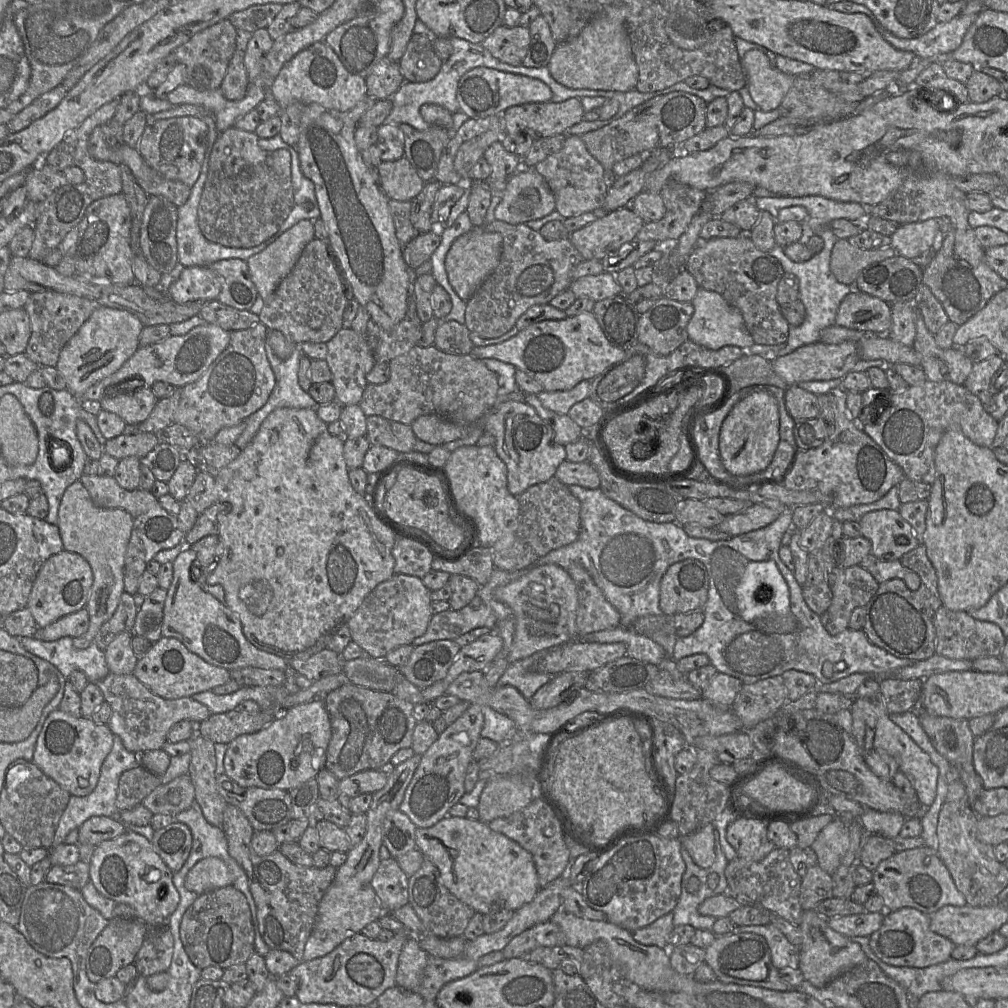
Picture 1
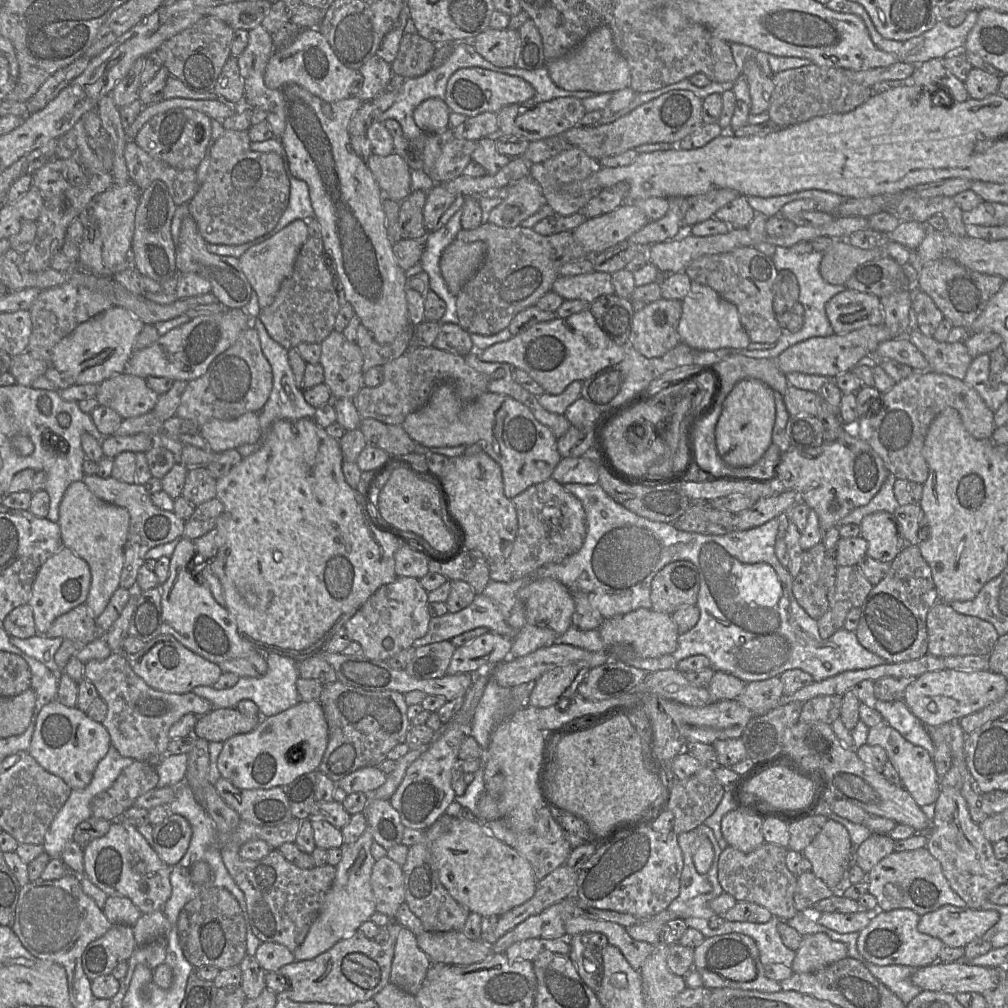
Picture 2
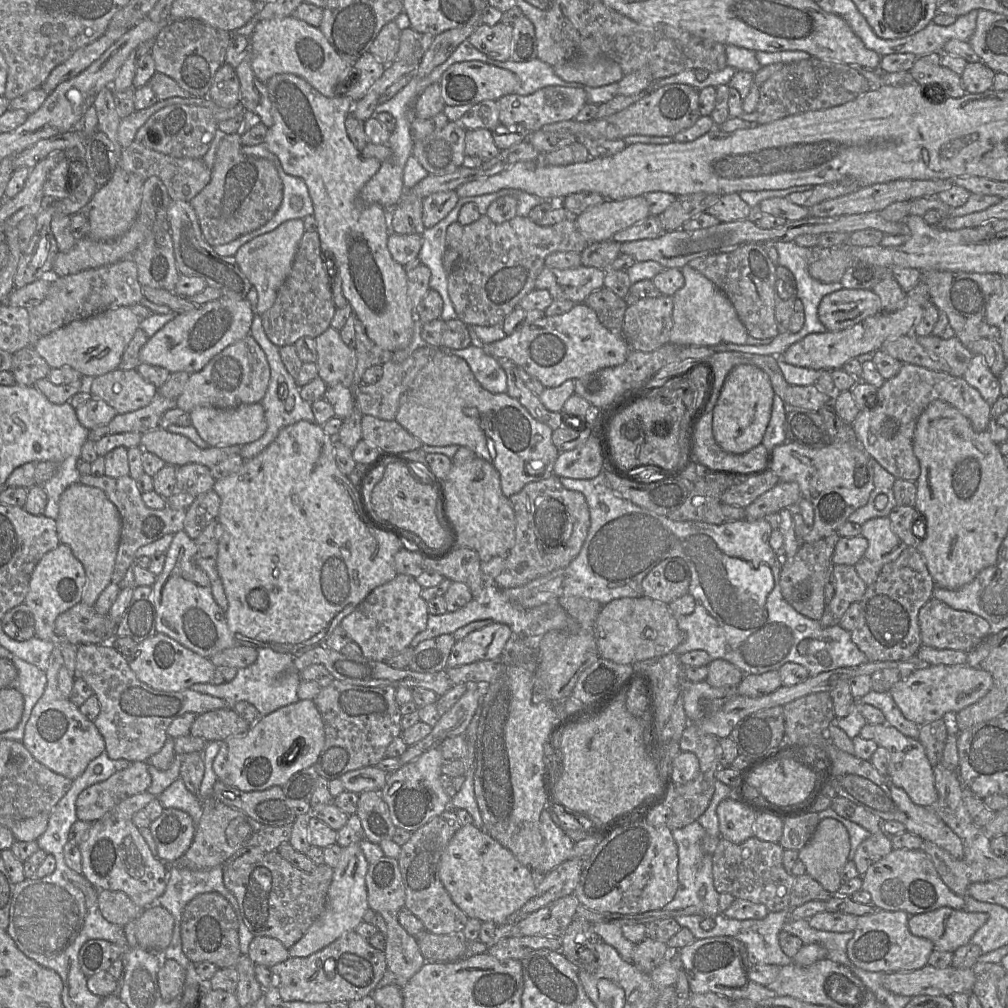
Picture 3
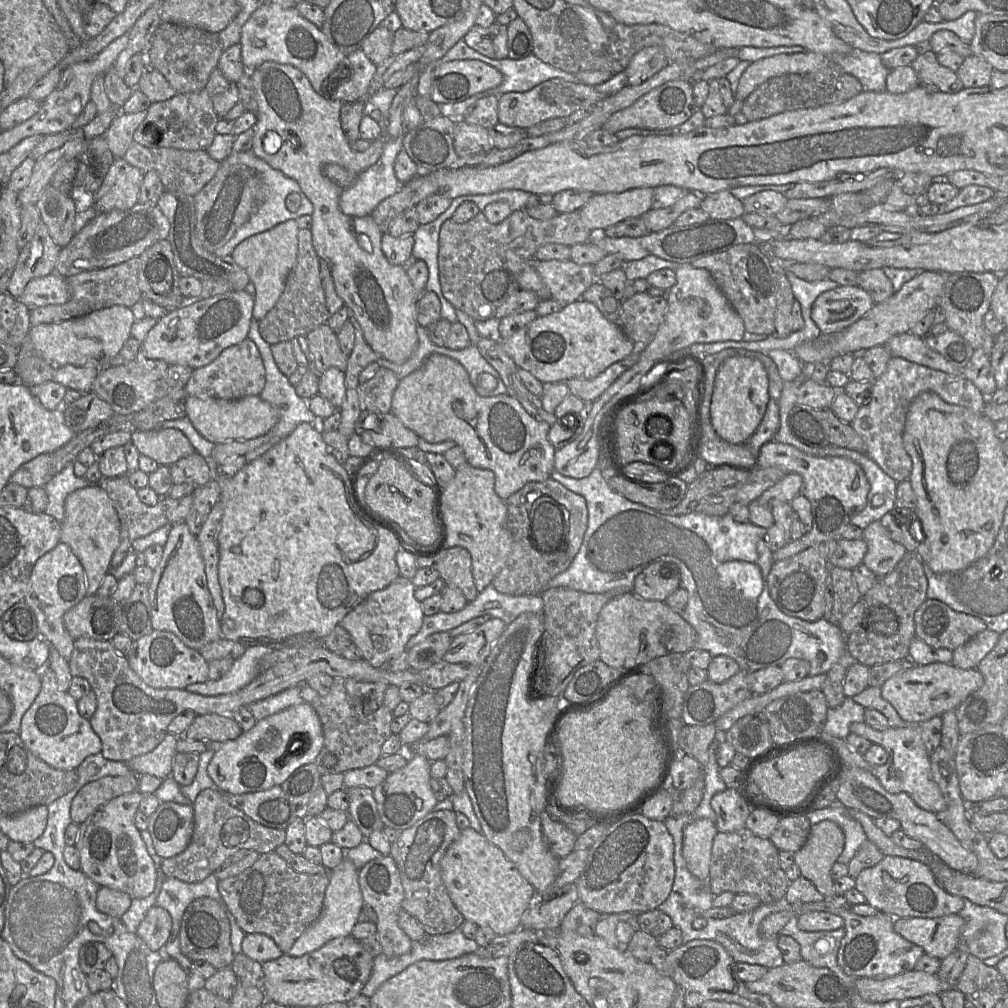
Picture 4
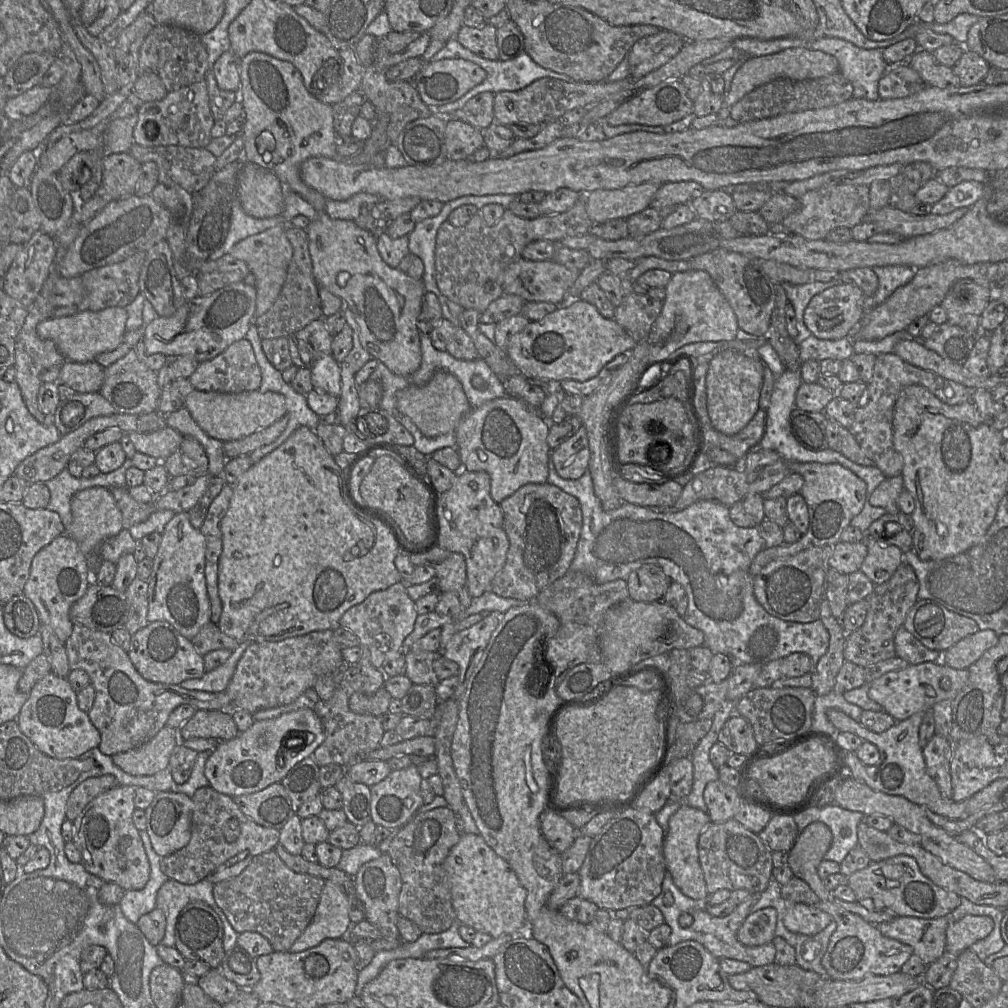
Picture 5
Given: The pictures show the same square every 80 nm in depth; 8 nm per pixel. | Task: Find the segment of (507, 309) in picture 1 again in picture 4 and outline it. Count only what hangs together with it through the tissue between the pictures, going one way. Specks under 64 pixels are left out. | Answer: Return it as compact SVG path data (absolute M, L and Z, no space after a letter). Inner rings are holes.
M516 210L498 224L491 224L481 211L463 224L448 219L439 233L438 269L442 294L455 309L465 312L474 321L488 320L494 317L500 305L519 290L519 275L527 262L534 259L540 246L553 243L572 247L588 242L591 237L592 231L582 222L579 211L557 214L549 220L540 221L529 217L524 210Z

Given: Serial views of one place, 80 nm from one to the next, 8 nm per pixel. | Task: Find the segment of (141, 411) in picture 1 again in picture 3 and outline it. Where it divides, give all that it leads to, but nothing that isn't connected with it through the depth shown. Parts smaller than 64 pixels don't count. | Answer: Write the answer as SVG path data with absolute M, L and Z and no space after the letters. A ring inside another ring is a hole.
M117 368L87 379L86 391L92 397L102 399L118 414L125 414L149 405L157 395L158 388L146 381L137 369Z

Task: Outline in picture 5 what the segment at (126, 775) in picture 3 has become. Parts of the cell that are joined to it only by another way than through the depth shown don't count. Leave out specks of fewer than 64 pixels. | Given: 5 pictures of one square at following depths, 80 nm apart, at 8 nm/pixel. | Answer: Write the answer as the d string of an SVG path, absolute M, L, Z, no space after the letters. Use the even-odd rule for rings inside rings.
M113 775L98 776L83 781L69 796L66 805L67 819L73 822L94 798L118 786L120 783Z

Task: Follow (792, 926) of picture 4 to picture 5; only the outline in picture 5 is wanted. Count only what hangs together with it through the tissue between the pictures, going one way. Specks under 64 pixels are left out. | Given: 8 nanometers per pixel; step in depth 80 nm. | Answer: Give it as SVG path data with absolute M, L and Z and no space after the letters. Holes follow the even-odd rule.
M778 913L775 935L785 939L795 948L798 966L826 976L826 971L822 966L822 957L835 930L836 922L833 920L825 929L815 935L796 934L785 927L783 913Z

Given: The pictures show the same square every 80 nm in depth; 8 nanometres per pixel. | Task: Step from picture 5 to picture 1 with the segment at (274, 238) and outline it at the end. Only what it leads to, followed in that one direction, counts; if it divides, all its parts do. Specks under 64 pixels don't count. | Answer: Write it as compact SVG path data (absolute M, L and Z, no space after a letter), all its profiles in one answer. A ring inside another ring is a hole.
M301 220L246 262L258 295L266 300L290 273L306 245L315 238L311 220Z

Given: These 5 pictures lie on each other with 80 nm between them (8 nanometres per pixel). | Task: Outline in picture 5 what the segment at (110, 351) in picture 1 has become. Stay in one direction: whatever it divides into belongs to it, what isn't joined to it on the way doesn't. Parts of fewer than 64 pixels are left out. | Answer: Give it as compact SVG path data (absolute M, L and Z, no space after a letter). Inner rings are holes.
M108 307L99 311L82 311L74 315L49 318L40 322L36 331L40 338L52 340L66 361L87 363L101 353L116 349L124 340L127 311L124 307Z

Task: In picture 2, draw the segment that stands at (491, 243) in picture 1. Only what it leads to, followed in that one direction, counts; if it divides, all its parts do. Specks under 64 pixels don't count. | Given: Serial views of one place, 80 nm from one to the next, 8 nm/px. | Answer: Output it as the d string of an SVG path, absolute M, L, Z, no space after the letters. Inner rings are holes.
M455 239L440 257L440 270L451 294L457 296L464 284L481 267L487 251L482 241Z

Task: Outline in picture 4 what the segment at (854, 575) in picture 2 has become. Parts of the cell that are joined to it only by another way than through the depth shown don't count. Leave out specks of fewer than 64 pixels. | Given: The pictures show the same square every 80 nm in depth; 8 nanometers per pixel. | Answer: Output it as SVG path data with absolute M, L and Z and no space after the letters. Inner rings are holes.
M833 566L831 575L831 592L833 596L831 623L839 624L848 611L861 600L852 570Z

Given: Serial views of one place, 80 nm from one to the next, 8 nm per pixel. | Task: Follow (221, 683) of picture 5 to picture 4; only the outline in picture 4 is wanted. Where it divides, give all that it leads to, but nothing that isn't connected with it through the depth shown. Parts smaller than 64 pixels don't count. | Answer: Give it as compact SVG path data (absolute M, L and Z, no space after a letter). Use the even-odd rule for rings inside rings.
M265 645L246 647L241 658L234 660L230 671L219 680L207 680L203 683L193 683L185 689L204 696L217 696L235 693L255 680L260 674L260 660L271 653L272 648Z

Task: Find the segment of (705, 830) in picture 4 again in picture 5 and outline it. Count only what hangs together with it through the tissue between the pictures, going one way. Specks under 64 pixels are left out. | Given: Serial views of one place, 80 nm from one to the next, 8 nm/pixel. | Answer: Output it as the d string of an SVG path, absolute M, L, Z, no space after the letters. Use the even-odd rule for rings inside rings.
M682 802L680 808L670 817L663 842L663 855L667 872L681 892L694 899L706 900L709 896L704 874L699 862L698 840L702 831L711 823L708 813Z

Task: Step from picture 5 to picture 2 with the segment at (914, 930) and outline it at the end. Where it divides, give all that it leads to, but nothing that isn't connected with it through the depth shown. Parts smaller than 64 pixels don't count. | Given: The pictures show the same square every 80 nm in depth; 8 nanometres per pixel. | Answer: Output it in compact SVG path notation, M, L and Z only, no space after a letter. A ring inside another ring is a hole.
M944 905L920 916L917 928L923 934L938 938L945 946L965 947L981 938L999 917L995 910Z

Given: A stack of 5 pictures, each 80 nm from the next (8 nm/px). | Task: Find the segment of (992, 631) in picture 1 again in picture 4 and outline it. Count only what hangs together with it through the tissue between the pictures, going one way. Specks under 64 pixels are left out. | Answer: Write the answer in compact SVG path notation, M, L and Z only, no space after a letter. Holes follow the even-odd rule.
M927 599L917 609L914 614L914 622L915 638L921 639L933 648L942 648L951 651L964 645L973 637L987 629L982 619L965 613L956 612L945 603L935 599Z

